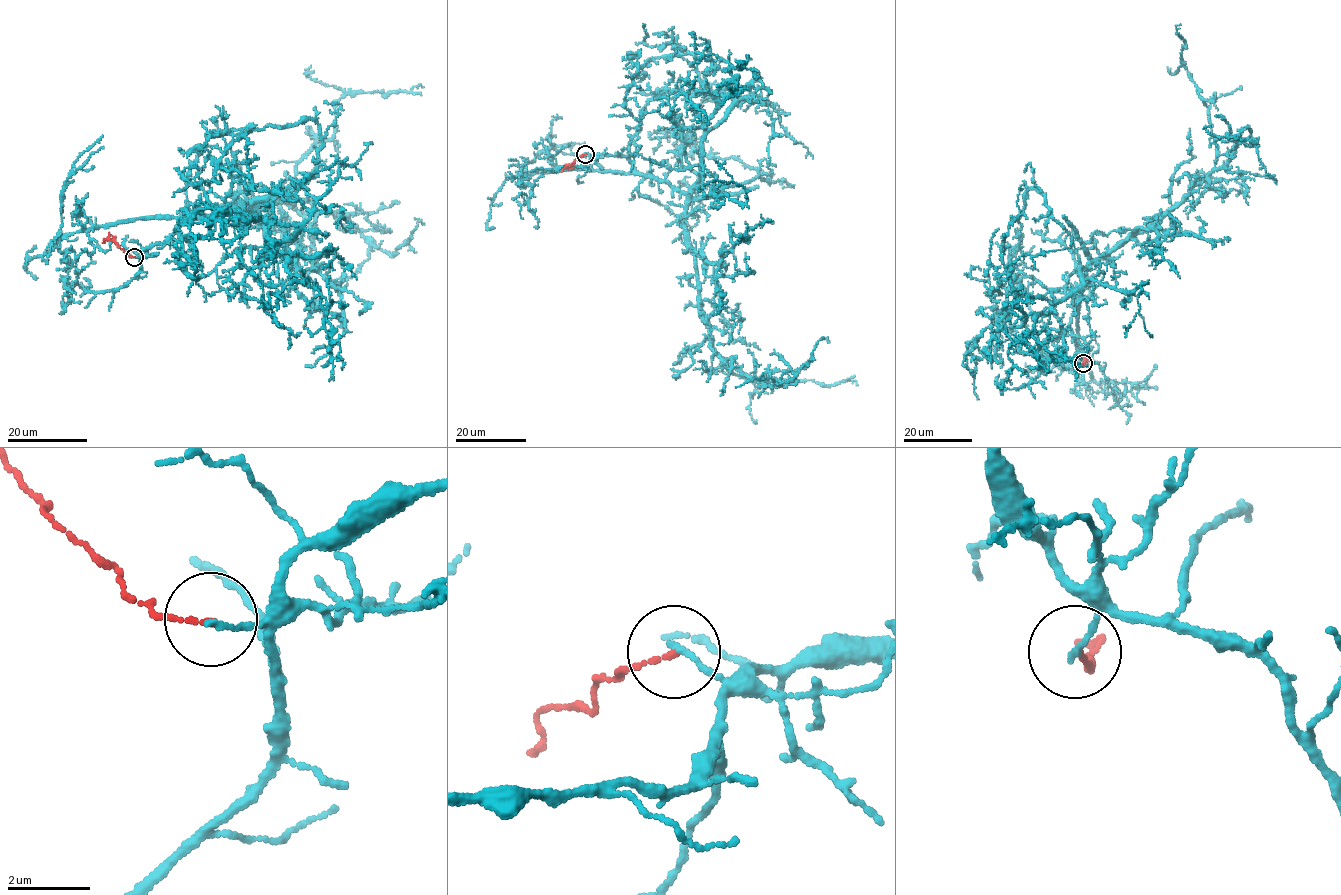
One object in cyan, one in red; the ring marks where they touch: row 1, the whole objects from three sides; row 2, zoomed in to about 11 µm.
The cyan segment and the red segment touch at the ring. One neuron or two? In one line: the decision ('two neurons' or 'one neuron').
two neurons

